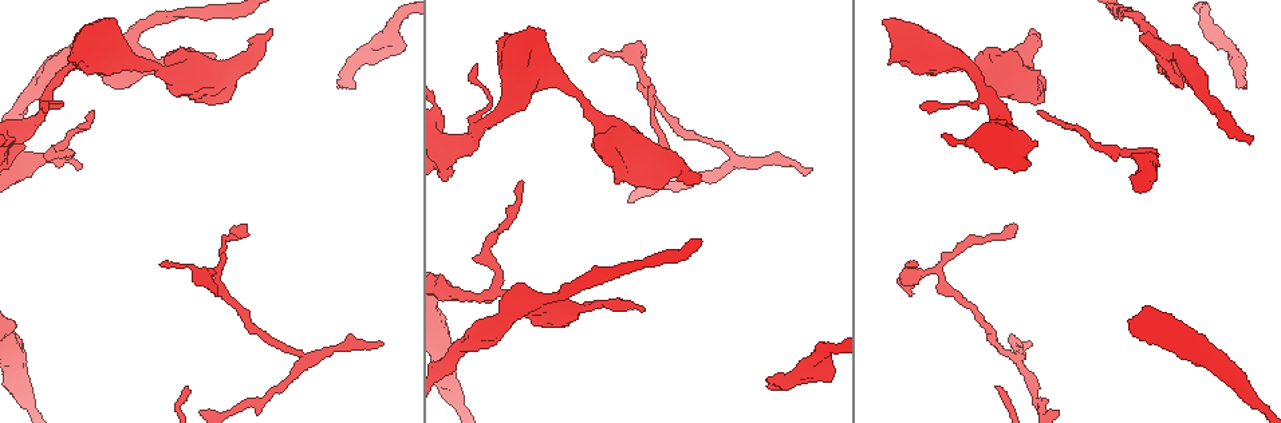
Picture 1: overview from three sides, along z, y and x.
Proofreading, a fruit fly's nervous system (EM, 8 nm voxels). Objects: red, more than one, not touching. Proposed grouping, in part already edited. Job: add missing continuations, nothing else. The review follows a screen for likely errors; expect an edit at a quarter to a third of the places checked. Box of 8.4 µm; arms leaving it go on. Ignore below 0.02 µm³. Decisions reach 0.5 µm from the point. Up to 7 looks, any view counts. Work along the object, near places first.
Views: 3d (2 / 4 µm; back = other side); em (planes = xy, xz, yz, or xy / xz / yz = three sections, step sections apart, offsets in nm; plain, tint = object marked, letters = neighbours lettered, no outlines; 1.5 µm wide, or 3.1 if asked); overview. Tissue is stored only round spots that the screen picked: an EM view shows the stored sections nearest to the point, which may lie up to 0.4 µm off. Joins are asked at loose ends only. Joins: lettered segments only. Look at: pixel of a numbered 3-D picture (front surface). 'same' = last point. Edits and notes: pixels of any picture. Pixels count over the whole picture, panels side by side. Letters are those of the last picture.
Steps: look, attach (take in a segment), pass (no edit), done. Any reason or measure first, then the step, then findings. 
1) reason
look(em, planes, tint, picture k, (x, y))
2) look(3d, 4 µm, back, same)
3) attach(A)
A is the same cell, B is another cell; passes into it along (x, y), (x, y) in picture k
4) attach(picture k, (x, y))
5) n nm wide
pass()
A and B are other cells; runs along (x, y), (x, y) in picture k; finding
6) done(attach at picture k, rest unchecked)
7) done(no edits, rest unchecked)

branch stops here
look(3d, 2 µm, picture 1, (1030, 29))

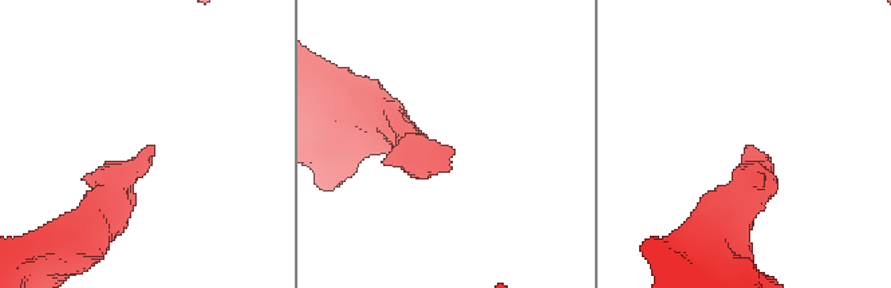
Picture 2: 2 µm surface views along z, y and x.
now the EM
look(em, xz, step 8, tint, picture 2, (450, 150))

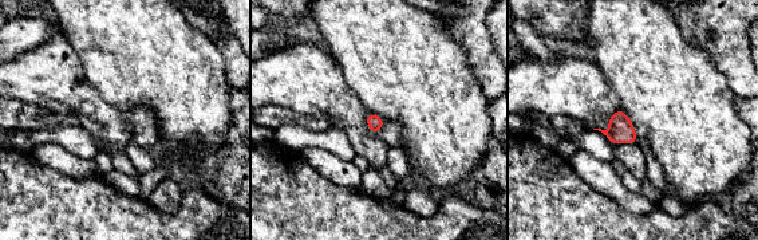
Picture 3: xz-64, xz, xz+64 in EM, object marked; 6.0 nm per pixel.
another direction
look(em, xy, step 4, letters, same)

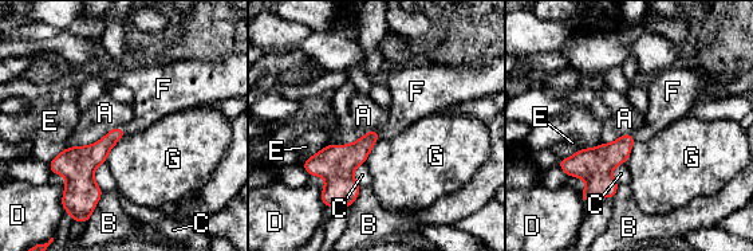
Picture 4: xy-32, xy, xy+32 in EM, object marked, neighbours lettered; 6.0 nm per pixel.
A touches over 360 nm
attach(F)
F is the same cell, A, B, C, D, E and G are other cells; passes into it along (91, 156), (123, 130), (153, 101) in picture 4; it goes on there

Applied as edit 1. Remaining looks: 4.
see it whole again
look(overview)

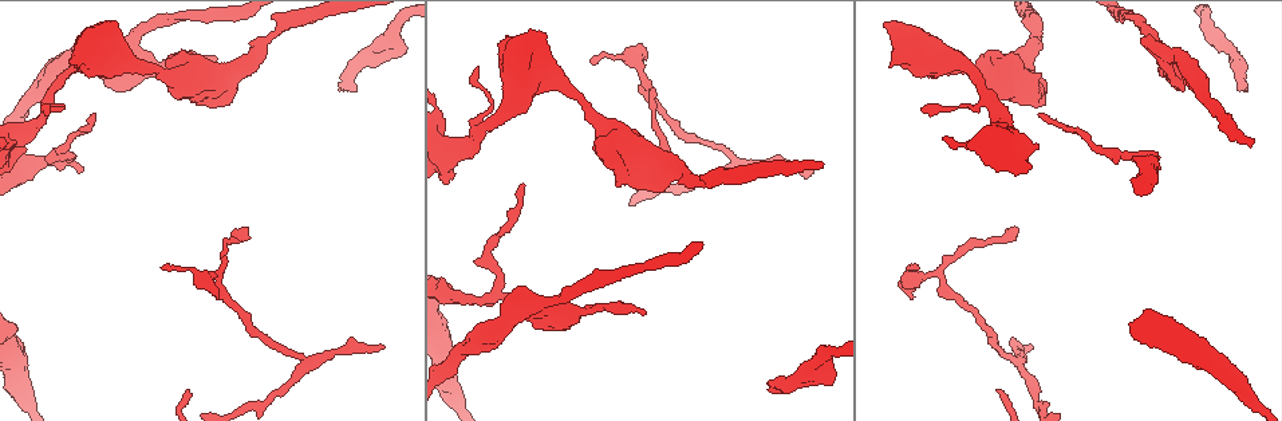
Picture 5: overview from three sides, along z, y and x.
branch stops here
look(3d, 4 µm, picture 5, (1244, 89))

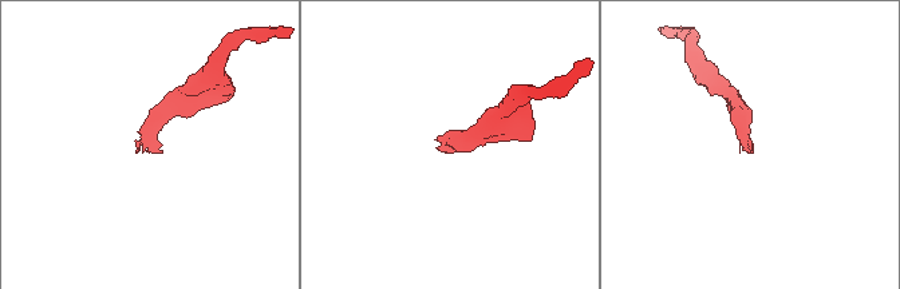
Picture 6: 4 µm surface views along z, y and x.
look(em, yz, step 8, tint, picture 6, (752, 153))

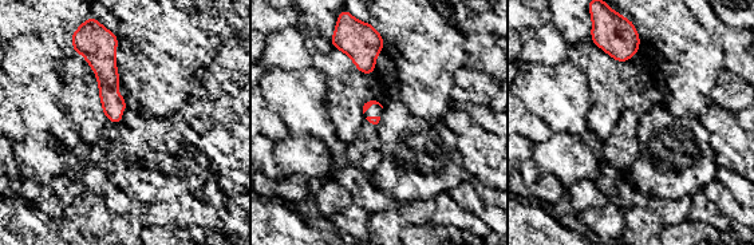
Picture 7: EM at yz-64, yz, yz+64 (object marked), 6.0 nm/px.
another direction
look(em, planes, letters, same)

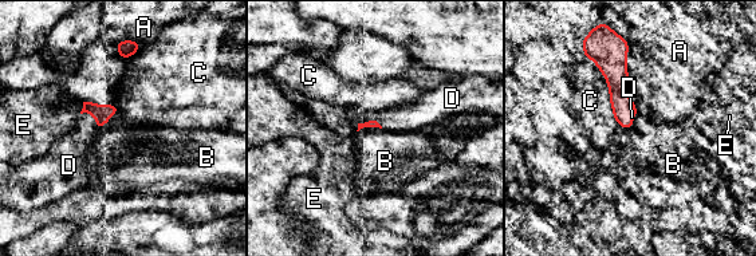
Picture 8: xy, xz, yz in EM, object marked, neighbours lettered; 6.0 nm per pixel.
attach(D)
D is the same cell, A, B, C and E are other cells; the neuron continues

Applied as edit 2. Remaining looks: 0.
done(attach at picture 4, attach at picture 8, rest unchecked)

